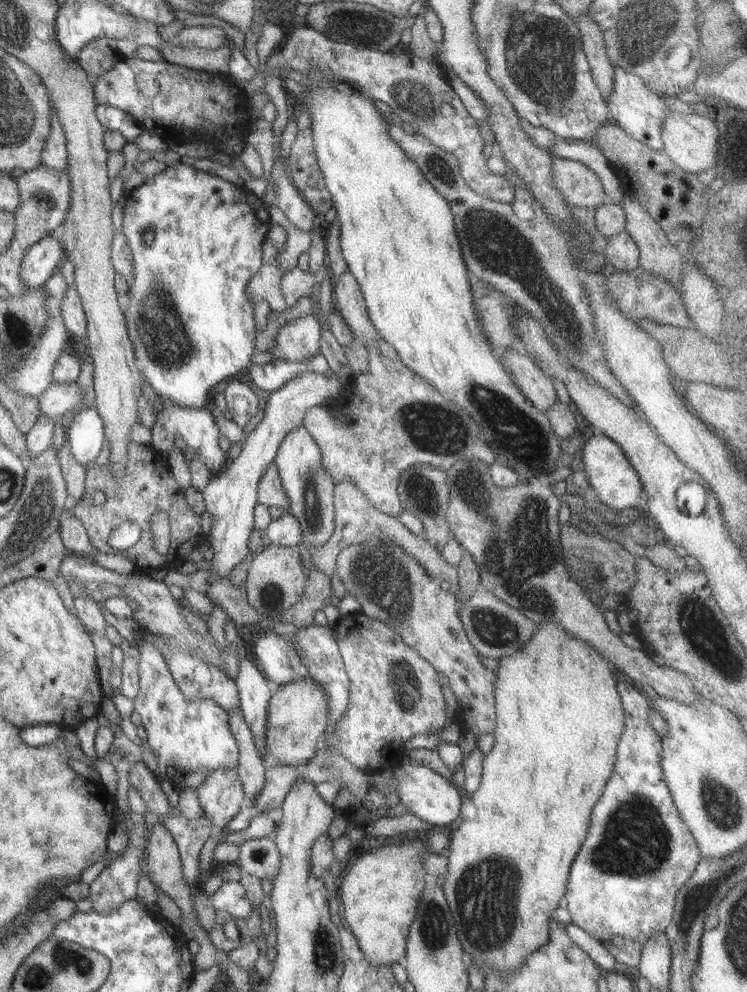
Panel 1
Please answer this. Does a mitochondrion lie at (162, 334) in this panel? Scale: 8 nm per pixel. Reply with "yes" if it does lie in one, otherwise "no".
yes

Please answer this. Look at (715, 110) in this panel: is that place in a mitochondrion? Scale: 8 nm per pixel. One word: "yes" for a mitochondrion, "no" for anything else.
no

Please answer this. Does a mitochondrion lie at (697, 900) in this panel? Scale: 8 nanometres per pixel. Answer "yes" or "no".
yes

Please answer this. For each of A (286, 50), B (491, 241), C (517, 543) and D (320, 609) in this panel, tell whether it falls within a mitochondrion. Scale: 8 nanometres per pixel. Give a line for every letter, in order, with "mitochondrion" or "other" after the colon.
A: other
B: mitochondrion
C: mitochondrion
D: other

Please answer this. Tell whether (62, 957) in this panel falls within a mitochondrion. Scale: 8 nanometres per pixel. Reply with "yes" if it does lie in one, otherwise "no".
yes

